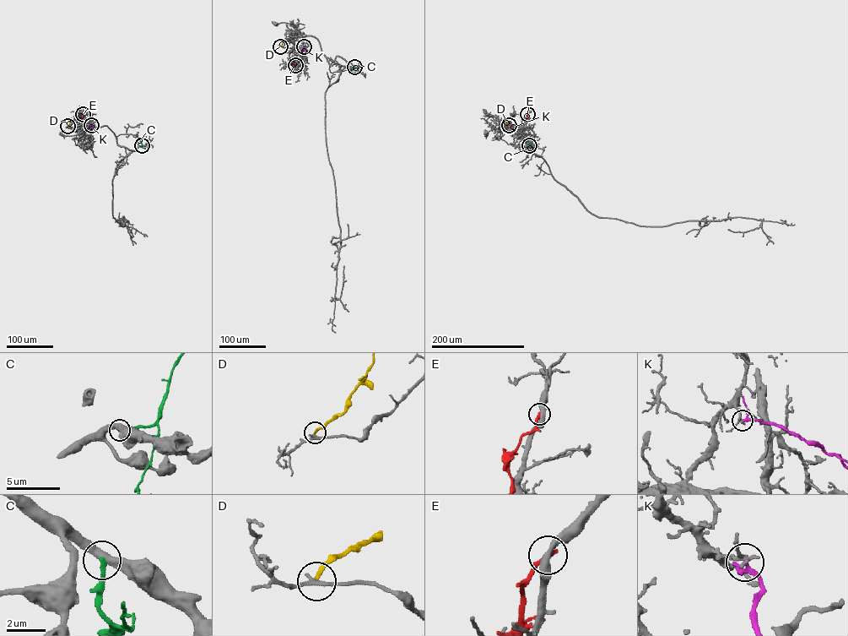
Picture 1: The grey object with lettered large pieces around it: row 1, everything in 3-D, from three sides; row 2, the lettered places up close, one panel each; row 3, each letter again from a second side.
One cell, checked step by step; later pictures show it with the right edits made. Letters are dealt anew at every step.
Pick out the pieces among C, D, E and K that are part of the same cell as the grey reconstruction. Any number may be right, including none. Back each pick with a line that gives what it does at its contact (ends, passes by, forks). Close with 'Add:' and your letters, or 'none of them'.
Add: none of them

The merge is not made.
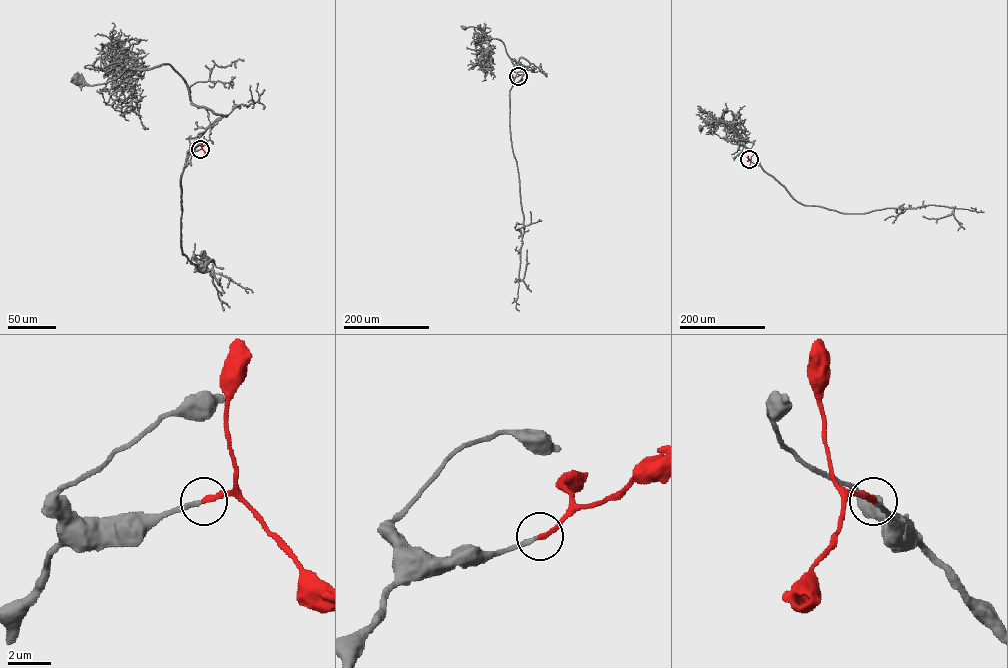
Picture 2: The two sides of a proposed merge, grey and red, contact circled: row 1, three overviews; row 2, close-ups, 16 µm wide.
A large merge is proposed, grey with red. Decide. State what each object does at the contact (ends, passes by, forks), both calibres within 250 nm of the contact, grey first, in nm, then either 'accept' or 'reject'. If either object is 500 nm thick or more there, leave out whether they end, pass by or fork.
grey ends | red ends | 190/240 nm | accept

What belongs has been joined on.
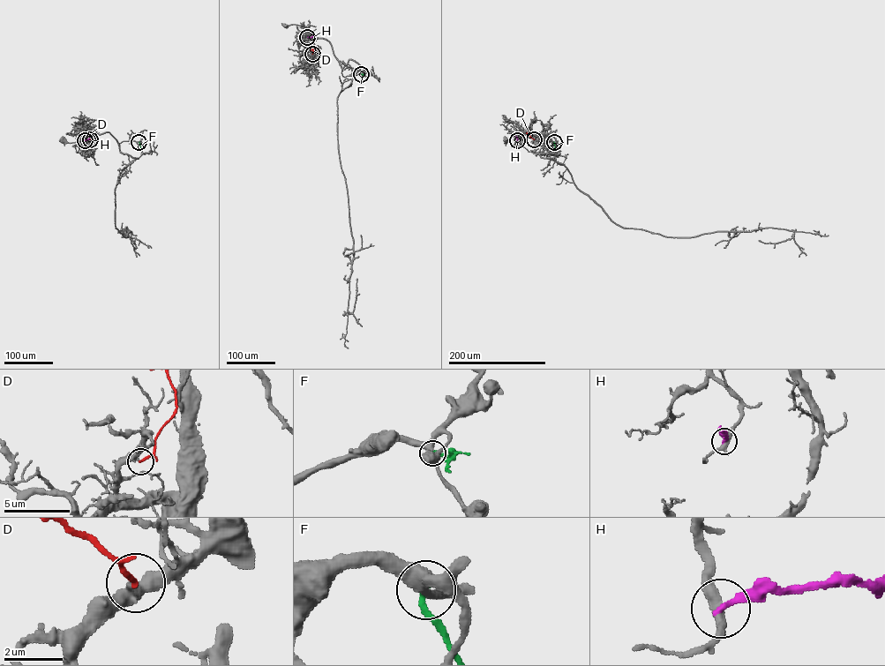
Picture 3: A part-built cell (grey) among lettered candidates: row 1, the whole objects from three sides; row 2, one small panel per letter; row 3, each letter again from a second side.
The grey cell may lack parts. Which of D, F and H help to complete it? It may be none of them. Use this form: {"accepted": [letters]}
{"accepted": []}

